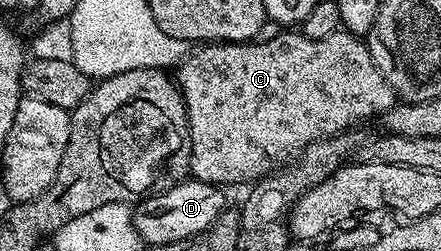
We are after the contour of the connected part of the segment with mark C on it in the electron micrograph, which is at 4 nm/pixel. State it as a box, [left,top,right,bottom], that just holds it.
[175,31,395,187]

